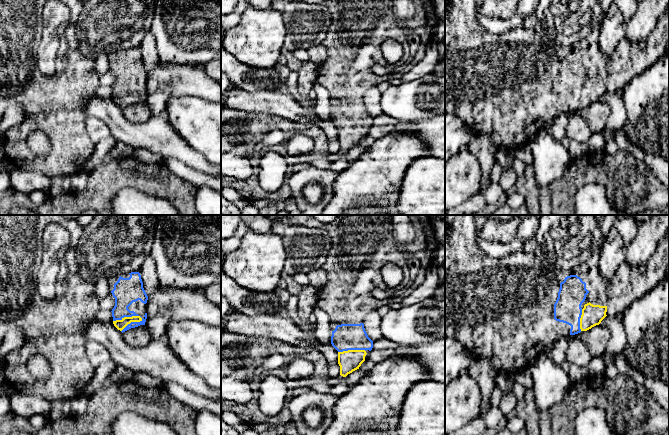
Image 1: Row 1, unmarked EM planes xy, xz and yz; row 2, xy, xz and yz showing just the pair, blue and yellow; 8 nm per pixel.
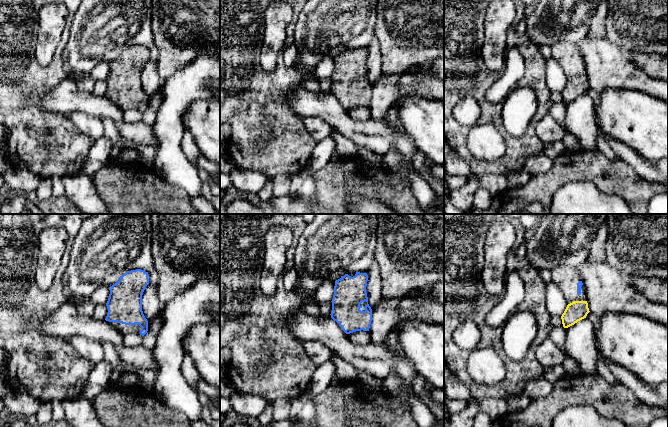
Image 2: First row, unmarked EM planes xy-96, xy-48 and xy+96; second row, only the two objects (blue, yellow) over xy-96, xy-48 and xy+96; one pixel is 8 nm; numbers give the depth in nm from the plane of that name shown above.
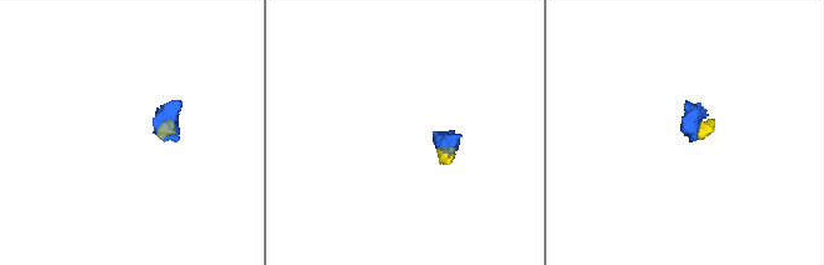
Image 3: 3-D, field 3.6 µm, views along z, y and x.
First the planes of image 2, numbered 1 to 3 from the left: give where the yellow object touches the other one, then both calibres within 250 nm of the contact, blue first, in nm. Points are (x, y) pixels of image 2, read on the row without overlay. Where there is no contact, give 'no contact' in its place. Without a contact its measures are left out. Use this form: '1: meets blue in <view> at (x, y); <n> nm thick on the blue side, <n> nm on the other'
1: no contact
2: no contact
3: no contact

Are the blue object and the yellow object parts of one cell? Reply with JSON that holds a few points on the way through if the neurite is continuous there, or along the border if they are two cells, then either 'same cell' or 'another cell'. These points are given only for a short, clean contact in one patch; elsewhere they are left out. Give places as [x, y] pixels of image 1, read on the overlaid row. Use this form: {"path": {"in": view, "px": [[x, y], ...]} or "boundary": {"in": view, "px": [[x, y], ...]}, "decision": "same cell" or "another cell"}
{"path": {"in": "xy", "px": [[126, 291], [127, 316], [119, 324]]}, "decision": "same cell"}

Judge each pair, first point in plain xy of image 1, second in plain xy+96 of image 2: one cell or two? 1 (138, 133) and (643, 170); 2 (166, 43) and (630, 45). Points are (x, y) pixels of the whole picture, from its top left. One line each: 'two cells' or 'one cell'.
1: one cell
2: one cell

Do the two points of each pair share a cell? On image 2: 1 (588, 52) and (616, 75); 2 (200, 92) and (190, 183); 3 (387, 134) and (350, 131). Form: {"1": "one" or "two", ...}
{"1": "one", "2": "one", "3": "one"}

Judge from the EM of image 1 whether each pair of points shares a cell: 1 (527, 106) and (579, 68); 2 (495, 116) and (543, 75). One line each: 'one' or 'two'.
1: one
2: one

